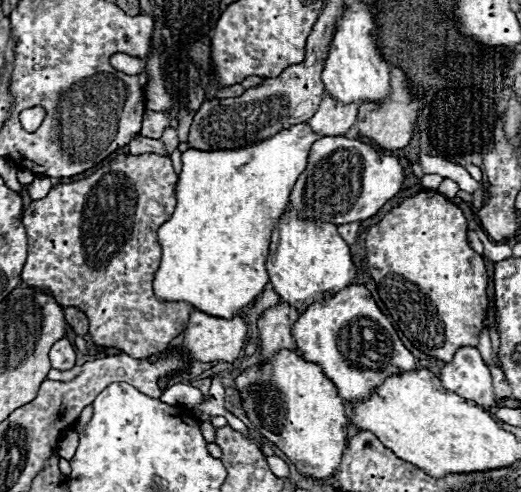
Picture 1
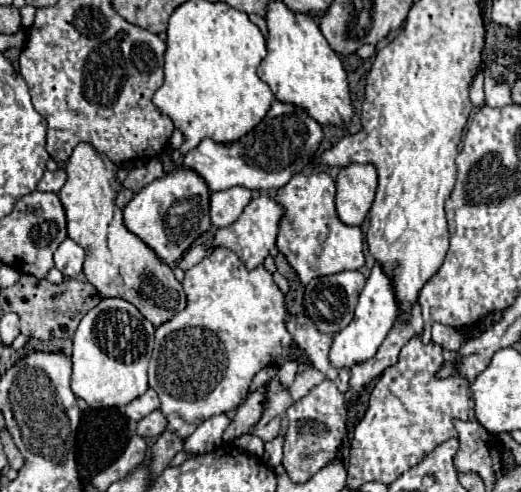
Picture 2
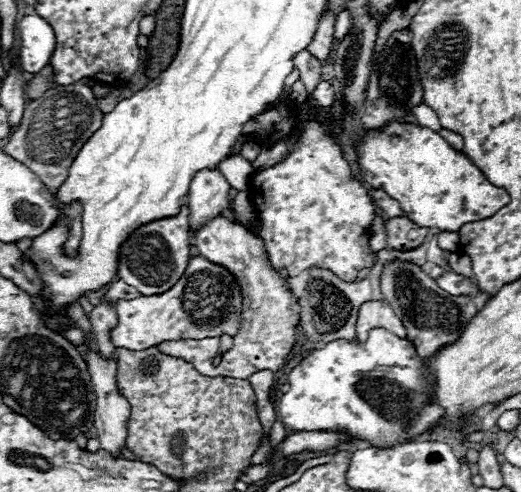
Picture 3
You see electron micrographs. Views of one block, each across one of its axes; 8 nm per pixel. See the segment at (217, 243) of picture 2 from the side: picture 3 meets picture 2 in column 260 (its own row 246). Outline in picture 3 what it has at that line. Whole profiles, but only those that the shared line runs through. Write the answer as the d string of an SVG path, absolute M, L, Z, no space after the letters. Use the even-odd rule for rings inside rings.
M218 214L210 222L206 222L200 230L194 232L192 244L206 260L224 264L236 276L240 288L252 300L242 310L242 328L234 338L234 346L224 354L222 362L214 368L212 374L246 380L248 376L252 376L252 372L280 370L288 352L298 342L296 328L298 328L300 306L296 298L284 288L284 282L276 274L276 270L268 264L264 242L258 236L250 234L238 222L232 222L226 216Z

